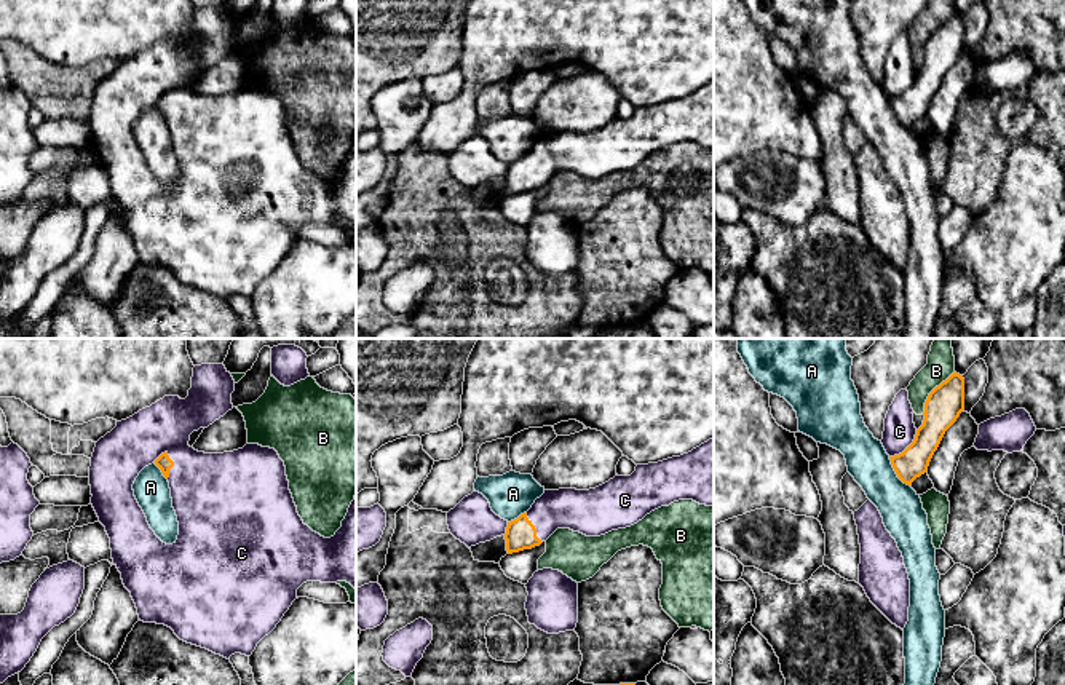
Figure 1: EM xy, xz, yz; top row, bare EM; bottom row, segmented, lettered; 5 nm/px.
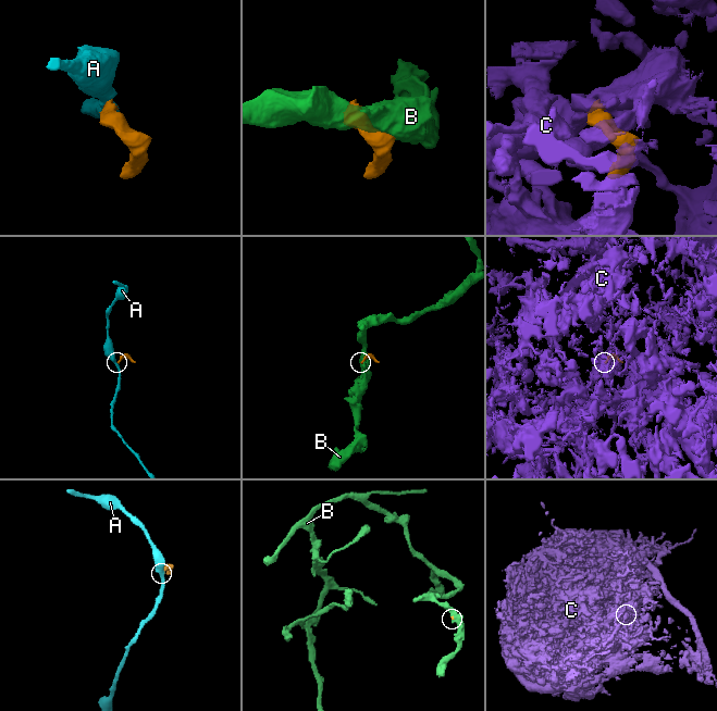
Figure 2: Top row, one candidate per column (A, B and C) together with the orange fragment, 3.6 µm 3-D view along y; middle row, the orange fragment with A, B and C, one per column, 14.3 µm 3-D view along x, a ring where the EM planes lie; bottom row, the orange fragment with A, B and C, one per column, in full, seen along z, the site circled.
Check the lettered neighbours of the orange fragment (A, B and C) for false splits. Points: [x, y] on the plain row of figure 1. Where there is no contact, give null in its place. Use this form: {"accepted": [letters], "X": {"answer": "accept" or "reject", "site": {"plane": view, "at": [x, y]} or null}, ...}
{"accepted": ["C"], "A": {"answer": "reject", "site": {"plane": "yz", "at": [896, 115]}}, "B": {"answer": "reject", "site": {"plane": "yz", "at": [931, 34]}}, "C": {"answer": "accept", "site": {"plane": "xy", "at": [173, 107]}}}

